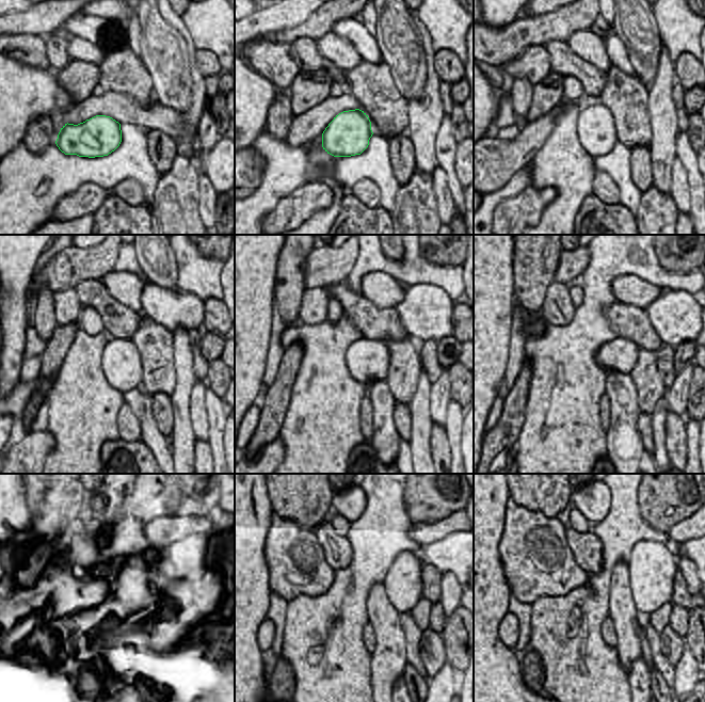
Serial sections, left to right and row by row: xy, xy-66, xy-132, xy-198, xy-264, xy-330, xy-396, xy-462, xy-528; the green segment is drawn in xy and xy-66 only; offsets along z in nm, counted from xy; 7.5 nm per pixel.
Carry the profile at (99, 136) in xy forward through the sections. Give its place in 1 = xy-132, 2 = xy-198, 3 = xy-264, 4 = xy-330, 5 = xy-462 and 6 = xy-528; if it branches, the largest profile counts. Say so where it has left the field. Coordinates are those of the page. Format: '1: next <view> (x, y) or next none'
1: next xy-132 (596, 130)
2: next xy-198 (122, 364)
3: next xy-264 (366, 360)
4: next xy-330 (620, 354)
5: next xy-462 (403, 585)
6: next xy-528 (653, 564)

